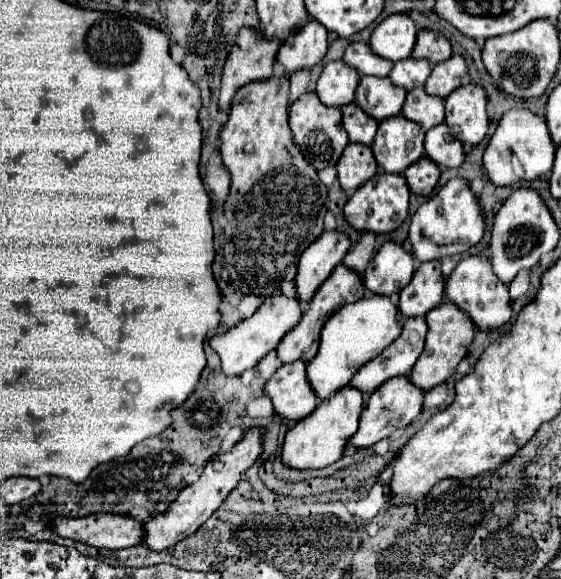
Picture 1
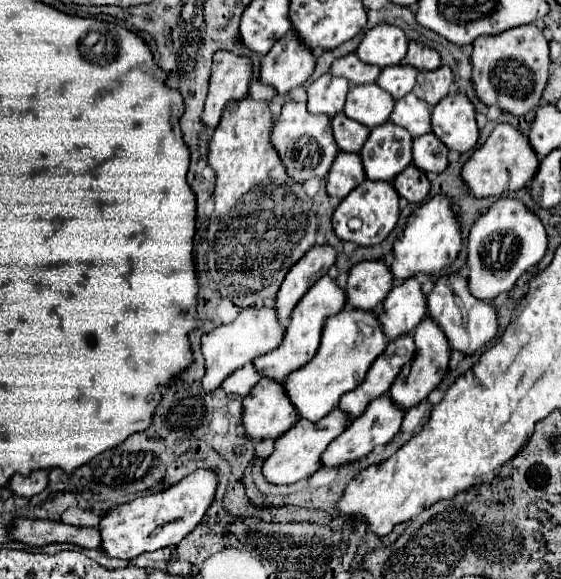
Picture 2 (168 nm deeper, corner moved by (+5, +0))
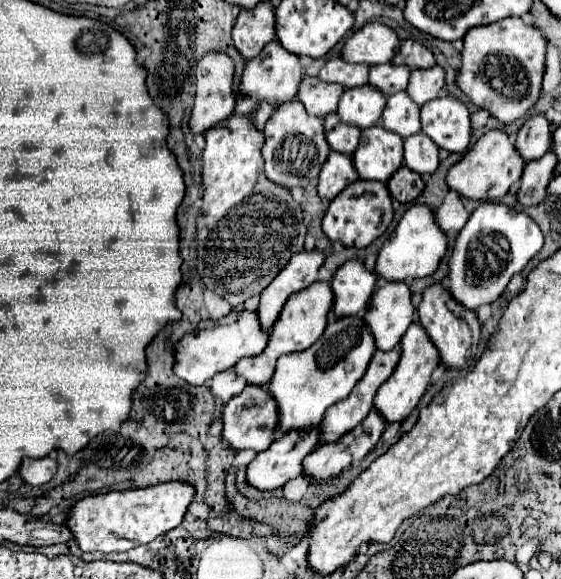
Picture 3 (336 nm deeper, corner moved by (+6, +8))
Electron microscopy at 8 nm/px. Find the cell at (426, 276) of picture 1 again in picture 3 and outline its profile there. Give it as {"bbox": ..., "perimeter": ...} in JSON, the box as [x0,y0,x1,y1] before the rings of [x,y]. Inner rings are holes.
{"bbox":[363,283,413,351],"perimeter":[[[385,283],[373,293],[363,321],[371,329],[379,351],[391,351],[399,345],[403,333],[413,323],[413,311],[411,291],[405,283]]]}

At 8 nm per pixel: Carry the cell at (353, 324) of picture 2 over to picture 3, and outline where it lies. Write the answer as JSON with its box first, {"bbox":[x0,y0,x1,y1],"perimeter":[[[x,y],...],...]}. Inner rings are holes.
{"bbox":[269,317,375,431],"perimeter":[[[359,317],[335,319],[325,327],[321,339],[313,343],[313,347],[281,355],[277,361],[277,369],[273,379],[269,381],[269,395],[277,403],[279,423],[277,431],[301,431],[307,427],[317,427],[333,403],[345,399],[355,383],[363,377],[371,357],[375,353],[375,343],[369,327]]]}

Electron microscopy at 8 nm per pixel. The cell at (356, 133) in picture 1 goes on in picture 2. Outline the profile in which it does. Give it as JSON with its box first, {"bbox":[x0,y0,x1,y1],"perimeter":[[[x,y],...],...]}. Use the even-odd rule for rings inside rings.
{"bbox":[332,113,370,153],"perimeter":[[[338,113],[332,119],[332,129],[334,129],[334,139],[338,143],[338,147],[342,151],[350,151],[350,153],[360,153],[360,149],[364,147],[370,129],[364,127],[362,123],[346,117],[344,113]]]}

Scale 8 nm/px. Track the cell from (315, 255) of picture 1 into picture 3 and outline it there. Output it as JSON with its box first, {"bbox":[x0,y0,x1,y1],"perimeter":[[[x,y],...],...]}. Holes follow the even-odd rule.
{"bbox":[257,251,323,331],"perimeter":[[[301,251],[299,255],[293,255],[293,259],[287,263],[285,271],[277,275],[259,295],[259,307],[257,317],[263,331],[269,331],[281,309],[283,303],[297,291],[303,291],[311,283],[317,281],[317,271],[323,265],[323,253],[321,251]]]}

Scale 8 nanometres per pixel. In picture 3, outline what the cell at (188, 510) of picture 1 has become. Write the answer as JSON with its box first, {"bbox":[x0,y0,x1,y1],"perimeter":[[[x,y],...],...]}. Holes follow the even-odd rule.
{"bbox":[67,483,195,553],"perimeter":[[[165,483],[153,485],[145,489],[127,489],[127,491],[111,491],[105,495],[89,495],[79,499],[67,511],[67,529],[71,531],[73,539],[77,541],[81,551],[99,551],[99,553],[113,553],[113,551],[129,551],[129,549],[113,549],[113,537],[133,541],[135,545],[145,545],[153,541],[157,535],[163,535],[175,529],[187,507],[195,495],[195,489],[189,483]]]}

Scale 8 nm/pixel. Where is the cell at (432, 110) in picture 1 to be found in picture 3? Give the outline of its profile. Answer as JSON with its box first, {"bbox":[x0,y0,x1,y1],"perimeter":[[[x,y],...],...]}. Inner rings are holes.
{"bbox":[381,91,421,139],"perimeter":[[[405,91],[389,97],[387,107],[381,115],[381,125],[387,131],[393,131],[403,139],[419,133],[421,131],[421,121],[419,121],[417,103],[413,103]]]}

